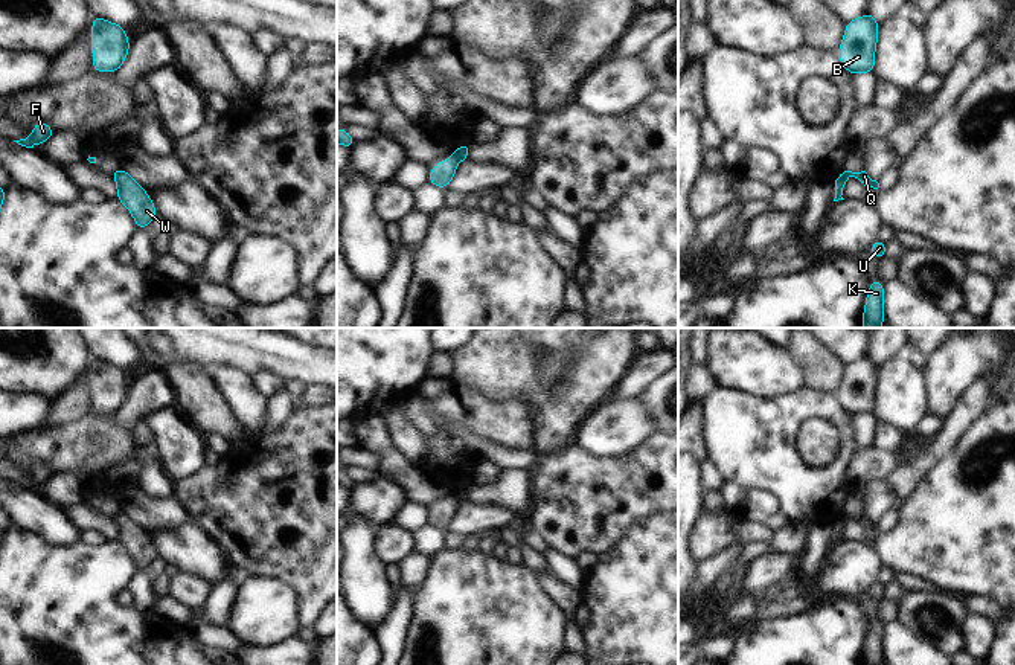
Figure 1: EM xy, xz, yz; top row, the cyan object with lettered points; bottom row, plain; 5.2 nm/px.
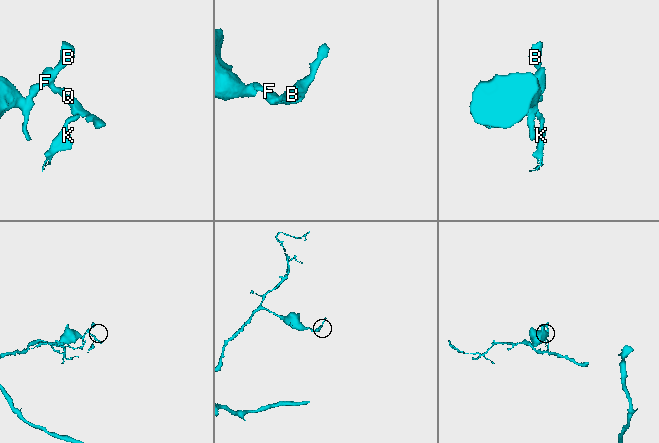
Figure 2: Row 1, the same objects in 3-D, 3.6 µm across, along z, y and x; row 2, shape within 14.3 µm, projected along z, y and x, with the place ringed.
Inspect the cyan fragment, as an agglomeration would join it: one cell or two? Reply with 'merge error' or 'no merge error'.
merge error

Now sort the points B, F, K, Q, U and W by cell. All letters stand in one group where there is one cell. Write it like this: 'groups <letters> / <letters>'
groups B F Q / K U W

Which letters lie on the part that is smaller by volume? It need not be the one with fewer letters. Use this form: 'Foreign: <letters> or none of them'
Foreign: K, U, W

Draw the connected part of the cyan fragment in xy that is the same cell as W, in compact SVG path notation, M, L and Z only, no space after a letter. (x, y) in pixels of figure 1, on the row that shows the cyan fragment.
M122 168L113 171L117 195L133 215L137 229L146 230L148 224L158 215L149 194Z

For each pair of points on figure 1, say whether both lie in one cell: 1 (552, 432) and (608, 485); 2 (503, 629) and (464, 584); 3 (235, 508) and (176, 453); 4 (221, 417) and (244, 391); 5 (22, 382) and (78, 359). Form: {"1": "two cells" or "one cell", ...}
{"1": "two cells", "2": "one cell", "3": "two cells", "4": "two cells", "5": "one cell"}

